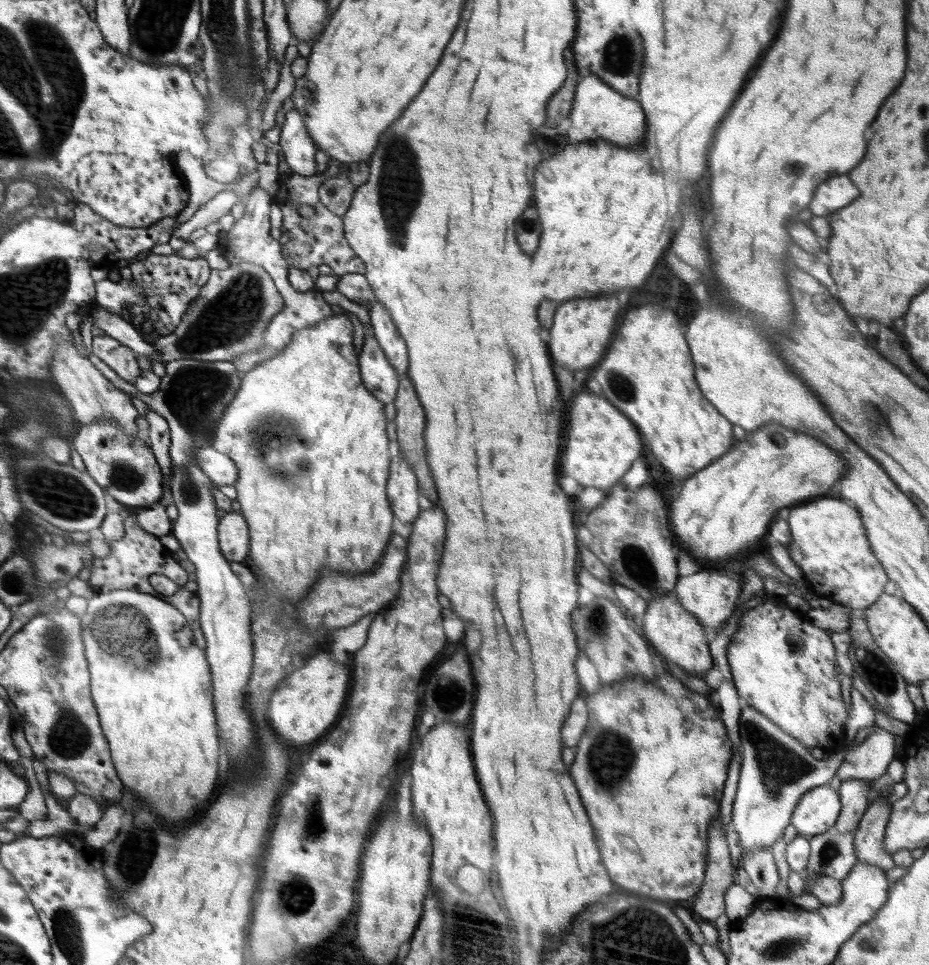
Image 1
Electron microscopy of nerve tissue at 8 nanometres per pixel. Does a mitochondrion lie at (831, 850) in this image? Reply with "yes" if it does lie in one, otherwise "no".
yes

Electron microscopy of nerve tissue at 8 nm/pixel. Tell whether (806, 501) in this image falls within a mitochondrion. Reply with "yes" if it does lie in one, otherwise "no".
no

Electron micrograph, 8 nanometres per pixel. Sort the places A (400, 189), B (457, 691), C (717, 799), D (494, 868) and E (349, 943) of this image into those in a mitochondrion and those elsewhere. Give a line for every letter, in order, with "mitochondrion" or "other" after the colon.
A: mitochondrion
B: mitochondrion
C: other
D: other
E: other

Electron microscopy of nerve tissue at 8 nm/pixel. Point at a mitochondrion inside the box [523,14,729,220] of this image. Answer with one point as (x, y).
(619, 56)

